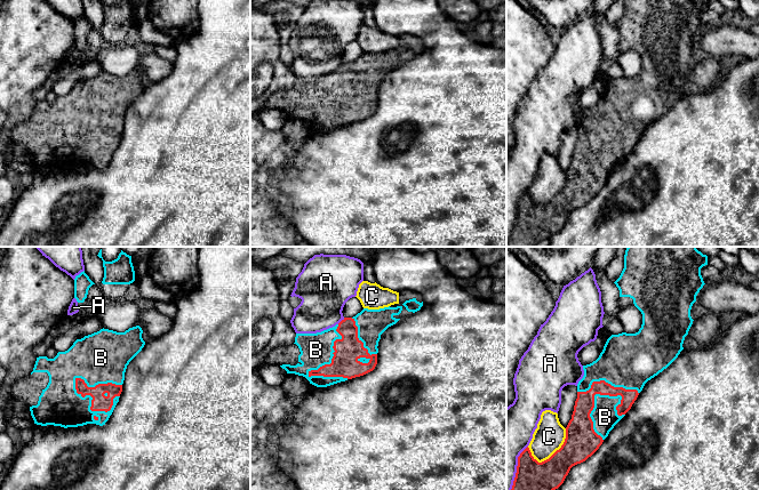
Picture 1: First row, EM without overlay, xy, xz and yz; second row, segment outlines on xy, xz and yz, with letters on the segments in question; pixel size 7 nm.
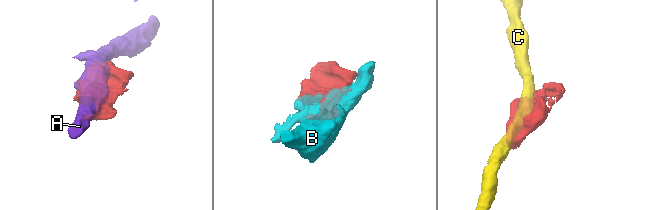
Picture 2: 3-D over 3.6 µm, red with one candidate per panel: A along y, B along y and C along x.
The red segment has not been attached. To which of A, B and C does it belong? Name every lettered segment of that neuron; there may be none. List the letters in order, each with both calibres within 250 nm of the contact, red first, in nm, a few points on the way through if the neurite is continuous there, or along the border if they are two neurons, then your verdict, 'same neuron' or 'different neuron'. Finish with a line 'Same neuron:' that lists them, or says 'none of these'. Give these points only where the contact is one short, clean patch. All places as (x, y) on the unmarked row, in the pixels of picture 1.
A: 260/280 nm | different neuron
B: 120/360 nm | same neuron
C: 240/220 nm | different neuron
Same neuron: B

